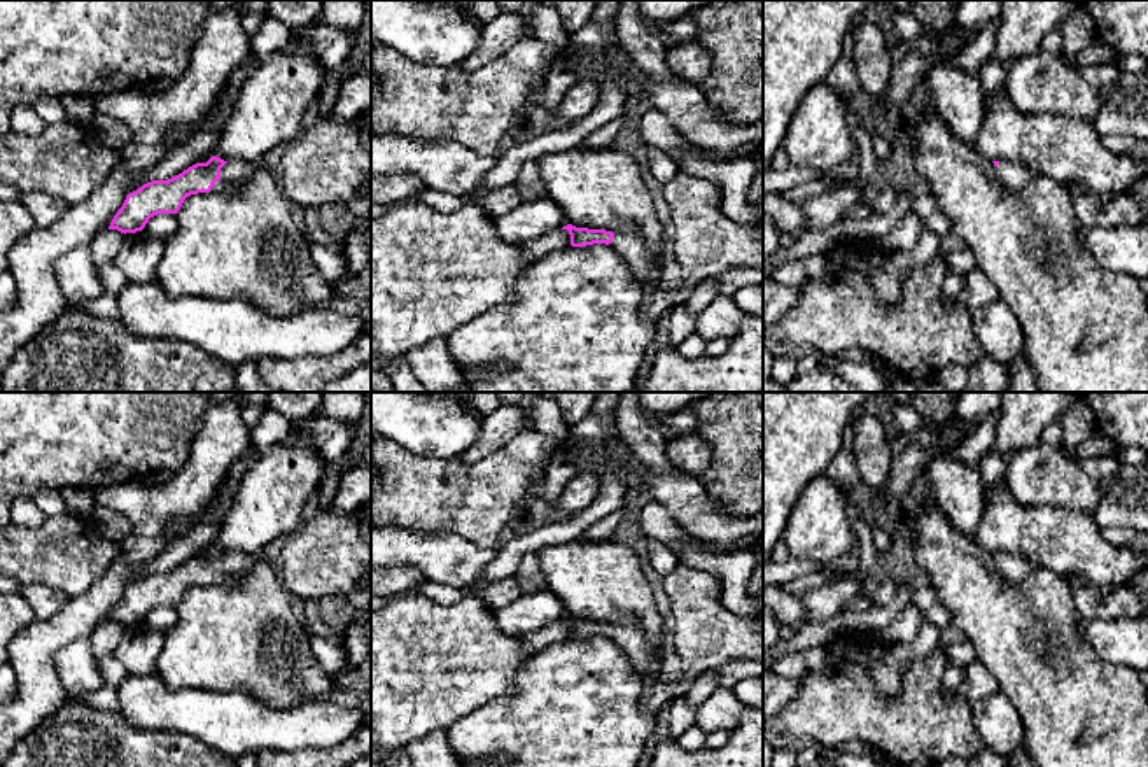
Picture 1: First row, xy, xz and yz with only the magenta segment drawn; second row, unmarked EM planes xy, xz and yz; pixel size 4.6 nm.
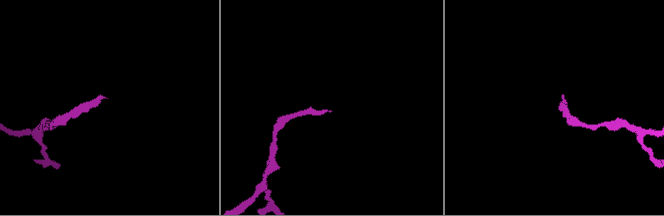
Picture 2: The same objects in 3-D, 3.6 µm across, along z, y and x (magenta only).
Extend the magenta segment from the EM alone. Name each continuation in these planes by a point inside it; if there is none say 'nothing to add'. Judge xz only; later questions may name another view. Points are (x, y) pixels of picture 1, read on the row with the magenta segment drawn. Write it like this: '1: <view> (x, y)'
1: xz (632, 247)

